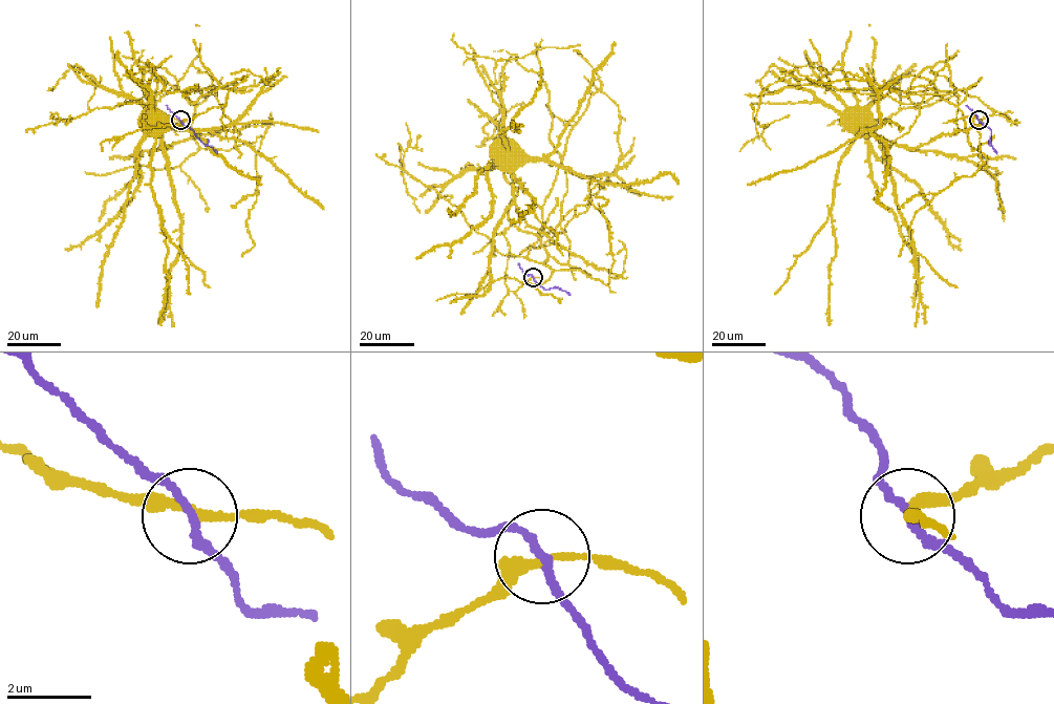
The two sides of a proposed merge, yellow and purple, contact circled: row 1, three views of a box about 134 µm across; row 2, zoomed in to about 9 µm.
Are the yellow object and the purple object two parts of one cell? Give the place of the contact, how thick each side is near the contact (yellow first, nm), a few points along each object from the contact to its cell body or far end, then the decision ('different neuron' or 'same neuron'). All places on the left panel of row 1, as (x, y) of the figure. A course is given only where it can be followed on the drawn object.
at (180, 120); 220 nm thick on the yellow side, 180 nm on the other; yellow runs (180, 121), (153, 105), (155, 67), (174, 77), (190, 104), (156, 76), (165, 86), (143, 111), (147, 119); purple runs (180, 121), (217, 153); different neuron

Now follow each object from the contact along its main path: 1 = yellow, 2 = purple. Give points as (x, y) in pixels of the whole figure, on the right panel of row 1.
1: (979, 121), (993, 112), (930, 67), (907, 94), (926, 102), (936, 88), (902, 76), (846, 119)
2: (979, 121), (990, 128), (989, 144), (997, 153)

